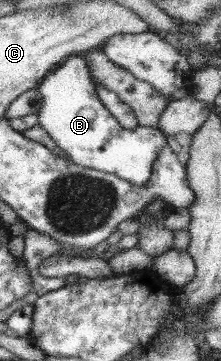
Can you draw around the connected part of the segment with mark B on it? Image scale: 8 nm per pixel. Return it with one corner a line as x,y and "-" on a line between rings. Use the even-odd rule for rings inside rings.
82,54
67,56
57,68
47,72
37,92
43,100
36,113
37,125
73,164
119,176
133,186
145,186
159,149
167,144
166,136
158,129
145,126
123,129
97,98
95,83

